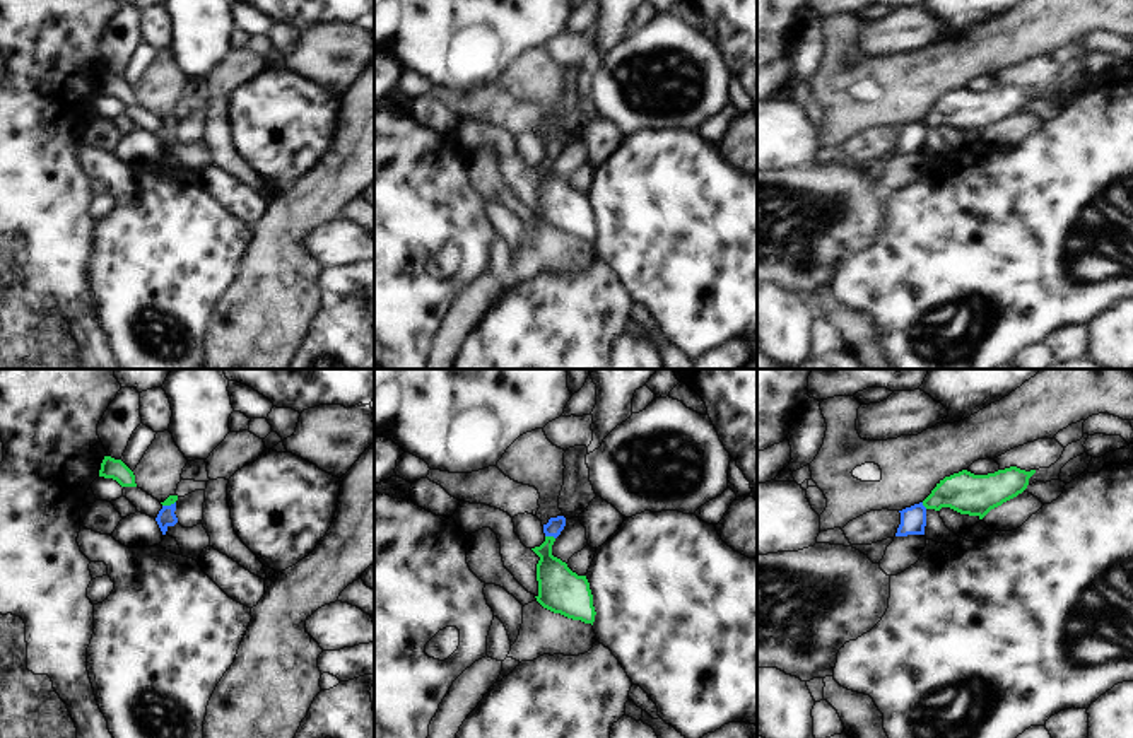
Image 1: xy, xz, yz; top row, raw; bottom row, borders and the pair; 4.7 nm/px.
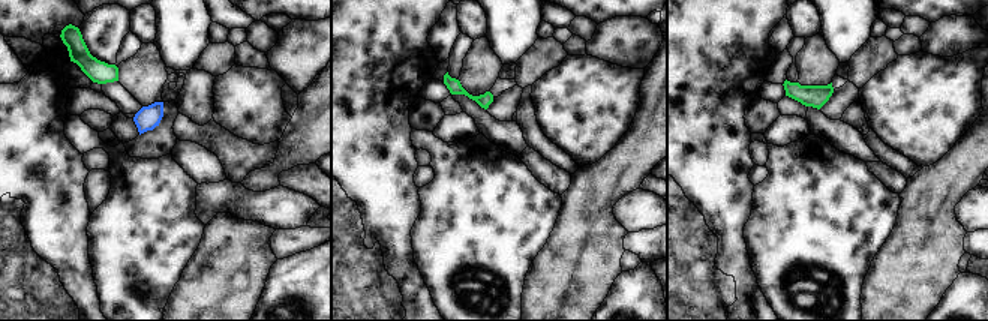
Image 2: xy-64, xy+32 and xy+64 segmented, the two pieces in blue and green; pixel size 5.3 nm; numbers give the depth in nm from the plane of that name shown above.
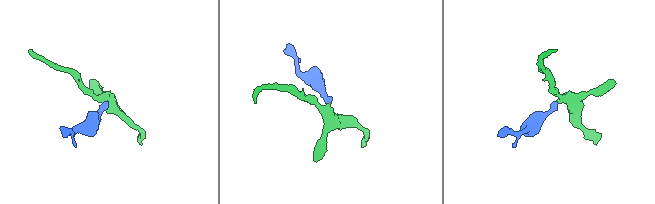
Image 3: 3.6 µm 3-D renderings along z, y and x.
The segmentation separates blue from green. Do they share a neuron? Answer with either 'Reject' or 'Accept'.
Accept.

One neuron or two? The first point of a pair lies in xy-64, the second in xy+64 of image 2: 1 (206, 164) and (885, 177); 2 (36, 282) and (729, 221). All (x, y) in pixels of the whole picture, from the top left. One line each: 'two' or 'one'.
1: one
2: one

